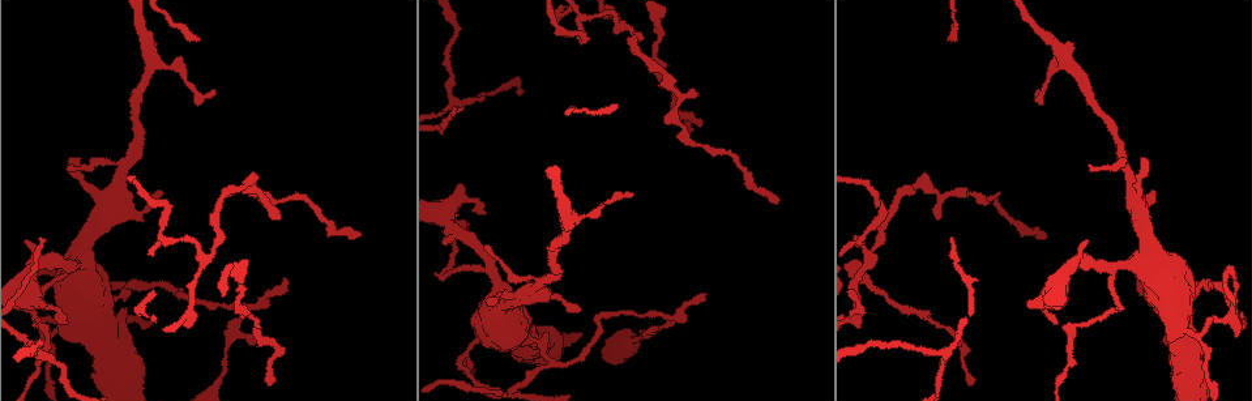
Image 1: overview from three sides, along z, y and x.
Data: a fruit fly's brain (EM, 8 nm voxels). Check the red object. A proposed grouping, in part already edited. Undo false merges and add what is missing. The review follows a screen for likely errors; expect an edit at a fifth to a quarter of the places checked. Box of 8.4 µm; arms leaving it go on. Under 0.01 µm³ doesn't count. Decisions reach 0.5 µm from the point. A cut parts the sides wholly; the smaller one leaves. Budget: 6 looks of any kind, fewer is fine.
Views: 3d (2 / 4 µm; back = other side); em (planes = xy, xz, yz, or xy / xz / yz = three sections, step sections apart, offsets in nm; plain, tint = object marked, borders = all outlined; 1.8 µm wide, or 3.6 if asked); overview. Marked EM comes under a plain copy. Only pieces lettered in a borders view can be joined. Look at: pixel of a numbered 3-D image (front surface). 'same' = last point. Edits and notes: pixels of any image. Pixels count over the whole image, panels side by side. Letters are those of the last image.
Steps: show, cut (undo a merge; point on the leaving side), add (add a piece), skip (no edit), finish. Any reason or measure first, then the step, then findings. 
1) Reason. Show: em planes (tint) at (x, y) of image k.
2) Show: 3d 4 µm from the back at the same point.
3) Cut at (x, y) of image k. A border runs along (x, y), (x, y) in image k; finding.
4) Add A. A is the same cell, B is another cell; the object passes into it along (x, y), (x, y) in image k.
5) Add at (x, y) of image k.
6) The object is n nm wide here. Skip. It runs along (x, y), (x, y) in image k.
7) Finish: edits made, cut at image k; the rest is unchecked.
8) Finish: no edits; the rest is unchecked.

Sharp bend. Show: em planes (borders) at (202, 258) of image 1.

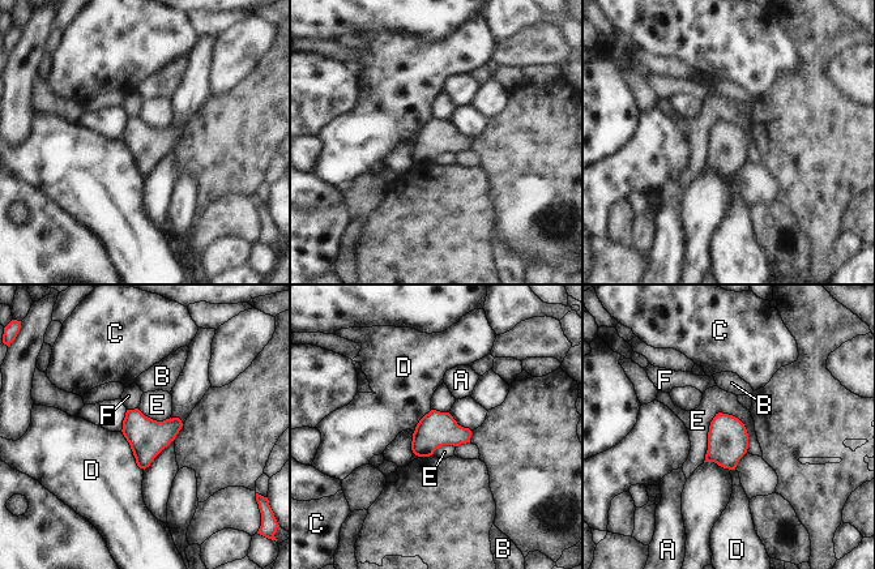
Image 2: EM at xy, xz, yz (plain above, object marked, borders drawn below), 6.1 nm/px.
Skip. A, B, C, D, E and F are other cells; a border runs along (737, 416), (713, 418), (703, 461) in image 2; one cell here.

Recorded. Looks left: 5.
Sharp bend. Show: em xy step 4 (borders) at (1194, 335) of image 1.

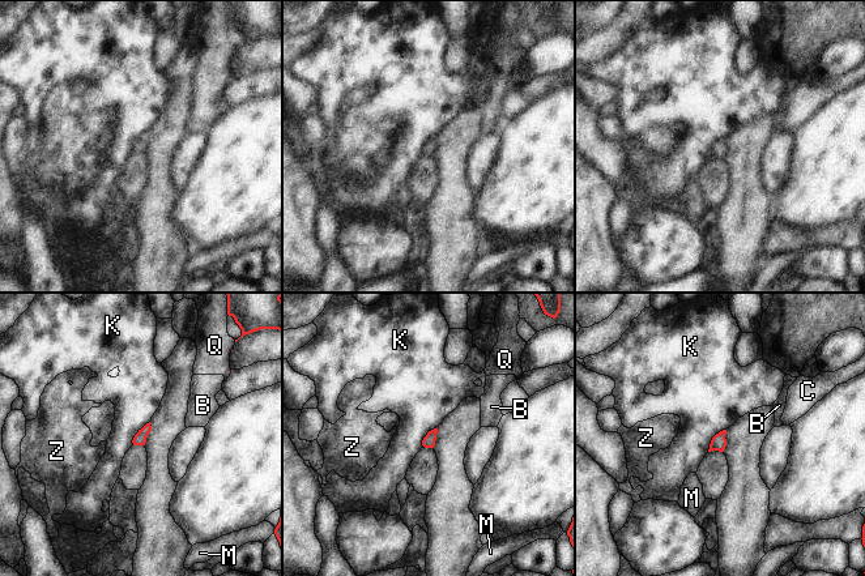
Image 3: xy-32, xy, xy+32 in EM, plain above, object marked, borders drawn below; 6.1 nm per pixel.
Cut it another way. Show: em planes (borders) at the same point.

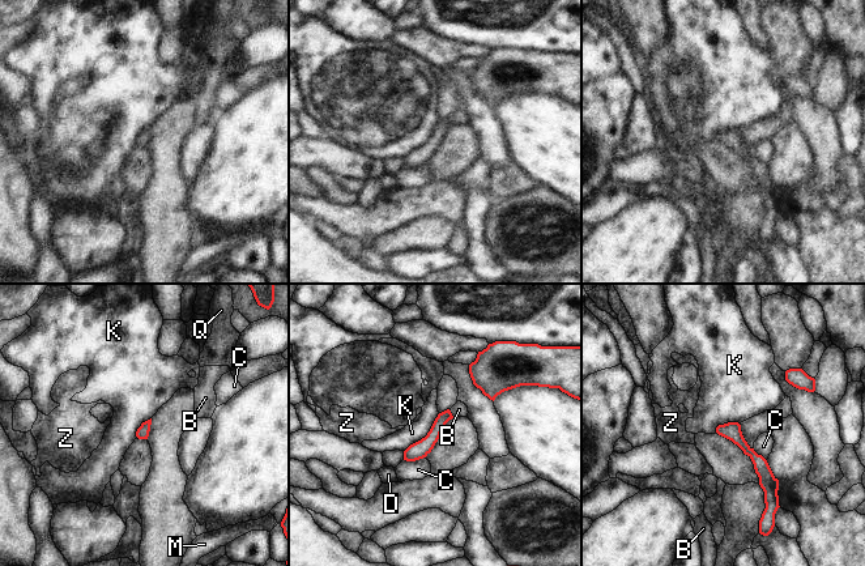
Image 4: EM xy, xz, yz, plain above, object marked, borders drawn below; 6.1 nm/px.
The object is 80 nm wide here. Skip. B, C, D, K, M, Q and Z are other cells; a border runs along (439, 413), (430, 430), (404, 451) in image 4; all the same cell.

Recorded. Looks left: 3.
Abrupt turn. Show: em yz step 8 (tint) at (546, 365) of image 1.

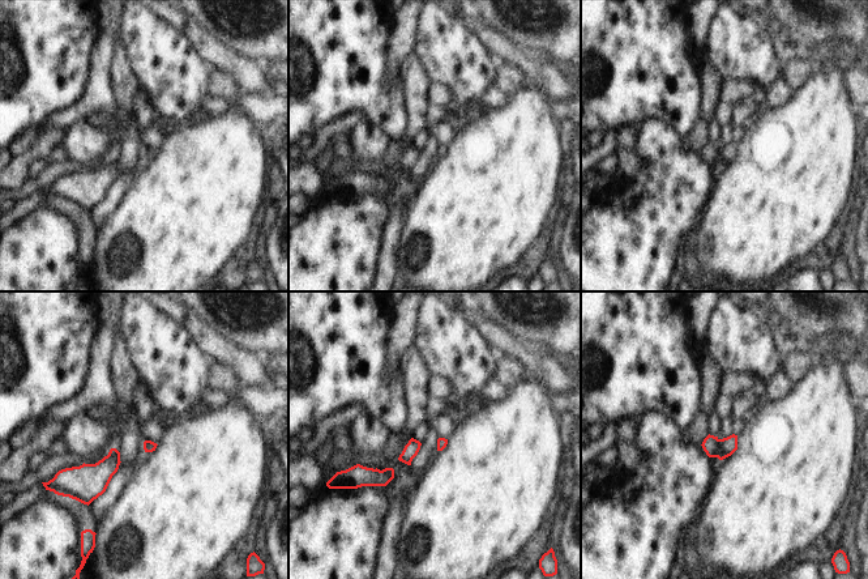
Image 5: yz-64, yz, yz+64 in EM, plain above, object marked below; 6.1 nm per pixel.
Cut it another way. Show: em xy step 4 (tint) at the same point.

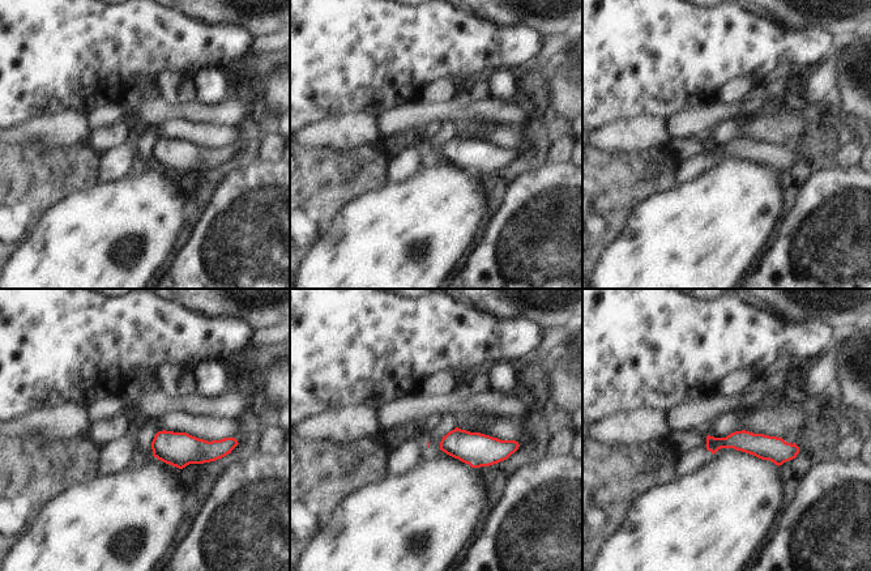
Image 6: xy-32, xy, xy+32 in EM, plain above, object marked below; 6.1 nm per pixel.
Show: em xy step 4 (borders) at the same point.

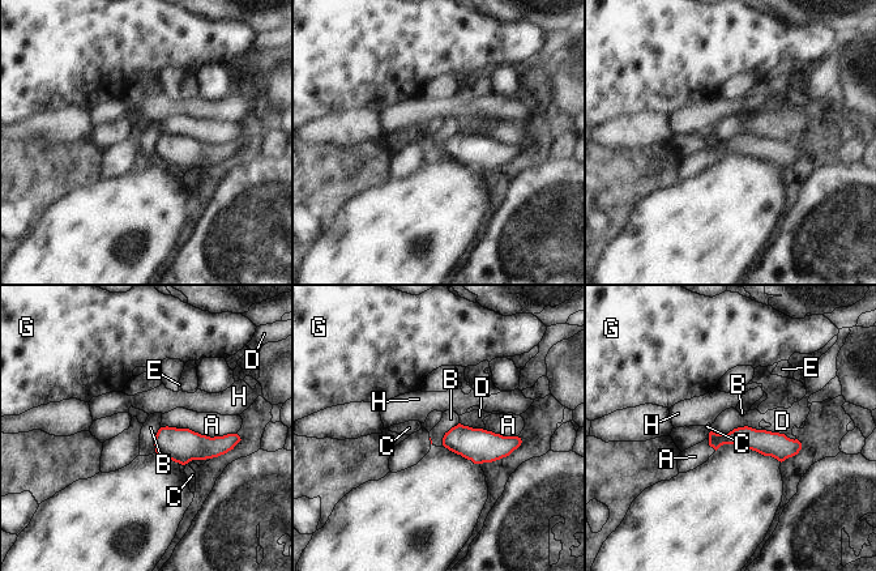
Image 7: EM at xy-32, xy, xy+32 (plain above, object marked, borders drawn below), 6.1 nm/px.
Skip. A, B, C, D, E, G and H are other cells; all the same cell.

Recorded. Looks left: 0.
Finish: no edits; the rest is unchecked.

